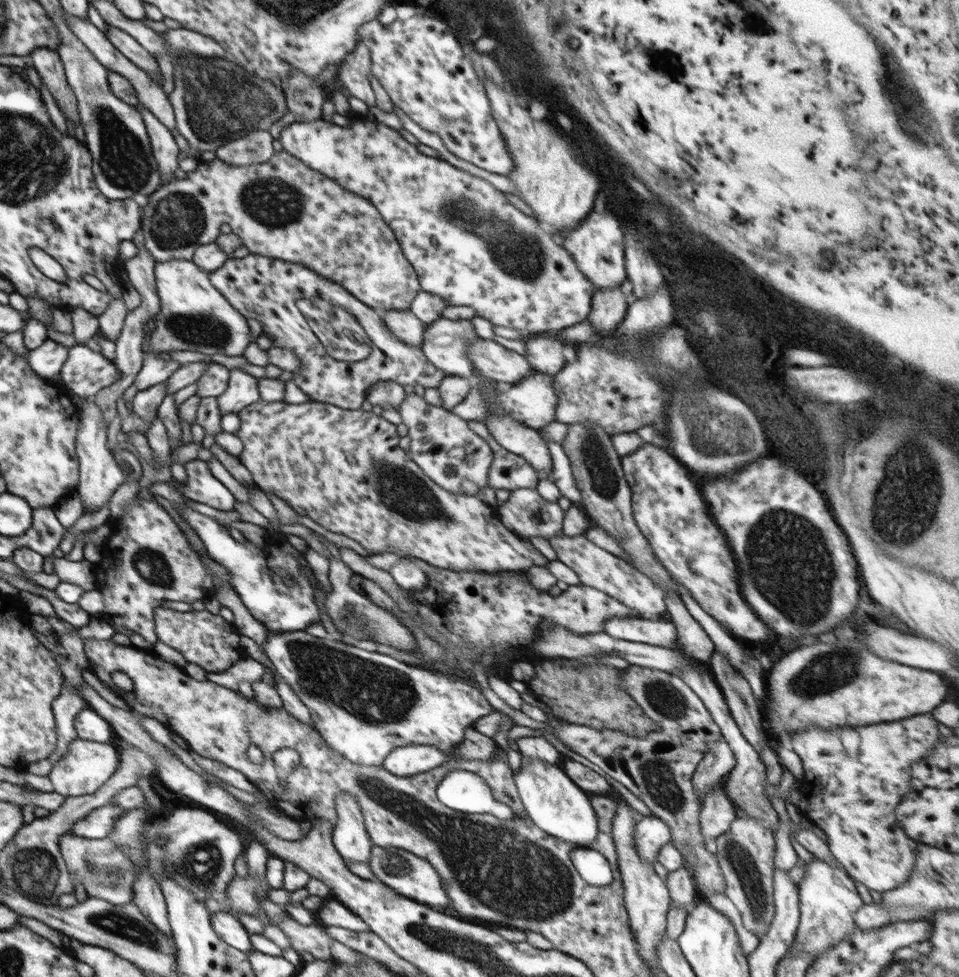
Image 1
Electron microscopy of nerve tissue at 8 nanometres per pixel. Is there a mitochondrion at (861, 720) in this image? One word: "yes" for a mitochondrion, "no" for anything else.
no

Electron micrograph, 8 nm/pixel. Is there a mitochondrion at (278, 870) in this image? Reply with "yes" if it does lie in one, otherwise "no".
no

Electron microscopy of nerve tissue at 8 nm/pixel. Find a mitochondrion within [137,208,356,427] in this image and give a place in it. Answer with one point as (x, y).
(192, 328)

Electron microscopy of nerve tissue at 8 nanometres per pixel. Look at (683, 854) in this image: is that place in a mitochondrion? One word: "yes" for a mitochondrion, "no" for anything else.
no

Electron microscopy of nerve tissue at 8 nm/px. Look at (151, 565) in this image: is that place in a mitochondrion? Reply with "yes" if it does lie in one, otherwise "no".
yes

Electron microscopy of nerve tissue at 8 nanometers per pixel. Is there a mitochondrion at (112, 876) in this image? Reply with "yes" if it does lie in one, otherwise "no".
yes

